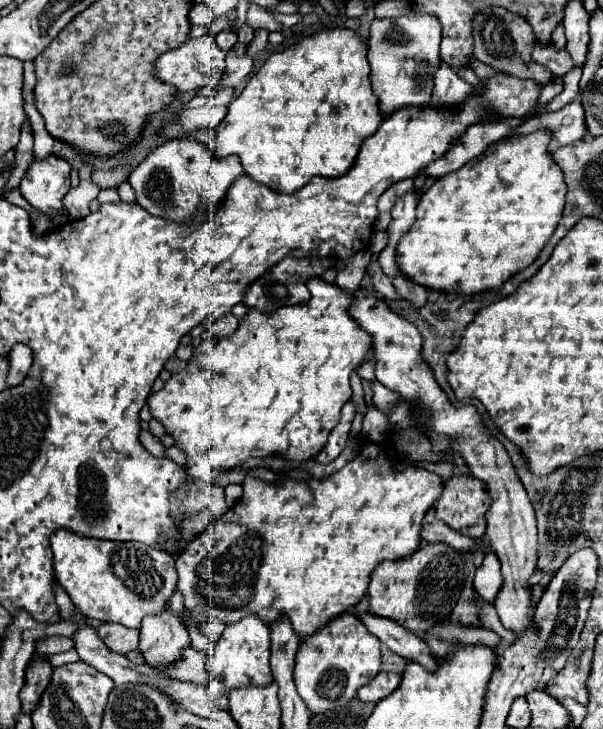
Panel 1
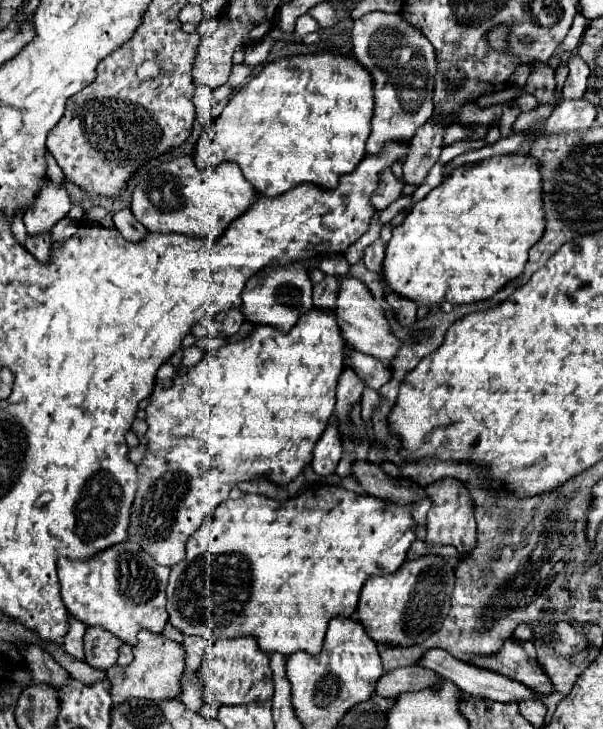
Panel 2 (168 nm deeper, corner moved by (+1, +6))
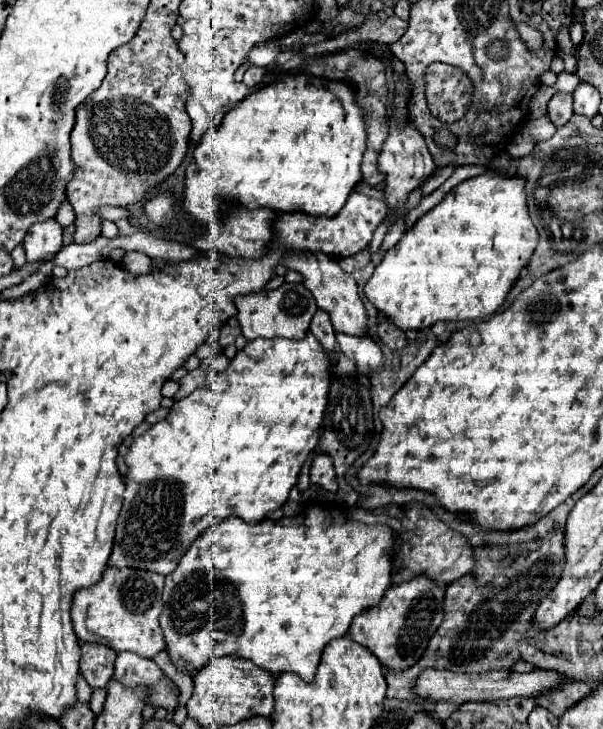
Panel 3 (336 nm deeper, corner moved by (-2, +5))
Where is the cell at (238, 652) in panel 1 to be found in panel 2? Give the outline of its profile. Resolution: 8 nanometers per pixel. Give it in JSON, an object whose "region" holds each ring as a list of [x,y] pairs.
{"region":[[[252,636],[232,638],[232,640],[222,638],[214,642],[202,660],[200,678],[202,678],[204,704],[206,700],[210,700],[210,702],[216,702],[218,706],[238,706],[238,704],[264,702],[264,700],[270,700],[274,694],[270,658],[260,652]]]}

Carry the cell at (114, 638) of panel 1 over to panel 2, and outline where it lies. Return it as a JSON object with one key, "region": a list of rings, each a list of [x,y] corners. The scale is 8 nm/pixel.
{"region":[[[88,628],[84,634],[86,664],[96,670],[108,670],[118,660],[118,648],[122,642],[102,628]]]}

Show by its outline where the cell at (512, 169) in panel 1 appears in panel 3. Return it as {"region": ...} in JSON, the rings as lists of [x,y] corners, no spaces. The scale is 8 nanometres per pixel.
{"region":[[[491,169],[459,183],[443,197],[439,205],[435,205],[411,229],[407,229],[403,239],[391,251],[387,251],[383,261],[375,267],[373,277],[365,285],[365,295],[403,331],[427,329],[437,321],[489,317],[503,305],[509,289],[519,279],[521,269],[529,263],[537,243],[539,233],[531,221],[525,179],[507,177]]]}

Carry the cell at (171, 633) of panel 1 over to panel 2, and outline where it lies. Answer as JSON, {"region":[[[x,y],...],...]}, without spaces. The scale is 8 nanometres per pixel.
{"region":[[[140,632],[138,644],[134,646],[134,660],[122,670],[108,668],[106,678],[110,680],[112,708],[124,704],[126,700],[174,700],[182,692],[182,670],[184,670],[184,650],[180,644],[164,638],[162,634]]]}

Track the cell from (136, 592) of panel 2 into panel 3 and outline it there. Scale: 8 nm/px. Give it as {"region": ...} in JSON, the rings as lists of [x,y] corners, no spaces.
{"region":[[[107,567],[97,585],[79,589],[73,595],[71,617],[73,629],[79,641],[103,643],[117,653],[133,651],[141,657],[153,659],[165,649],[165,637],[159,627],[159,615],[163,611],[163,581],[165,577],[153,571],[133,567]]]}

